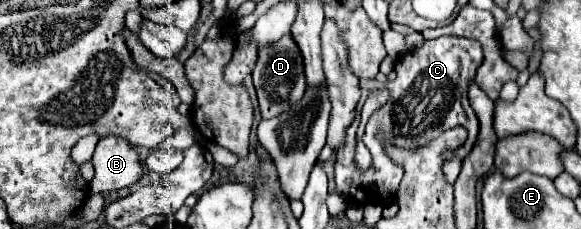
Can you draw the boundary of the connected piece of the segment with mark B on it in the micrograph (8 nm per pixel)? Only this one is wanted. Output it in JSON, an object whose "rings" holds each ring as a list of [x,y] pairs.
{"rings":[[[118,136],[100,138],[92,156],[94,180],[90,184],[92,192],[110,192],[126,188],[140,180],[142,168],[136,150]]]}

